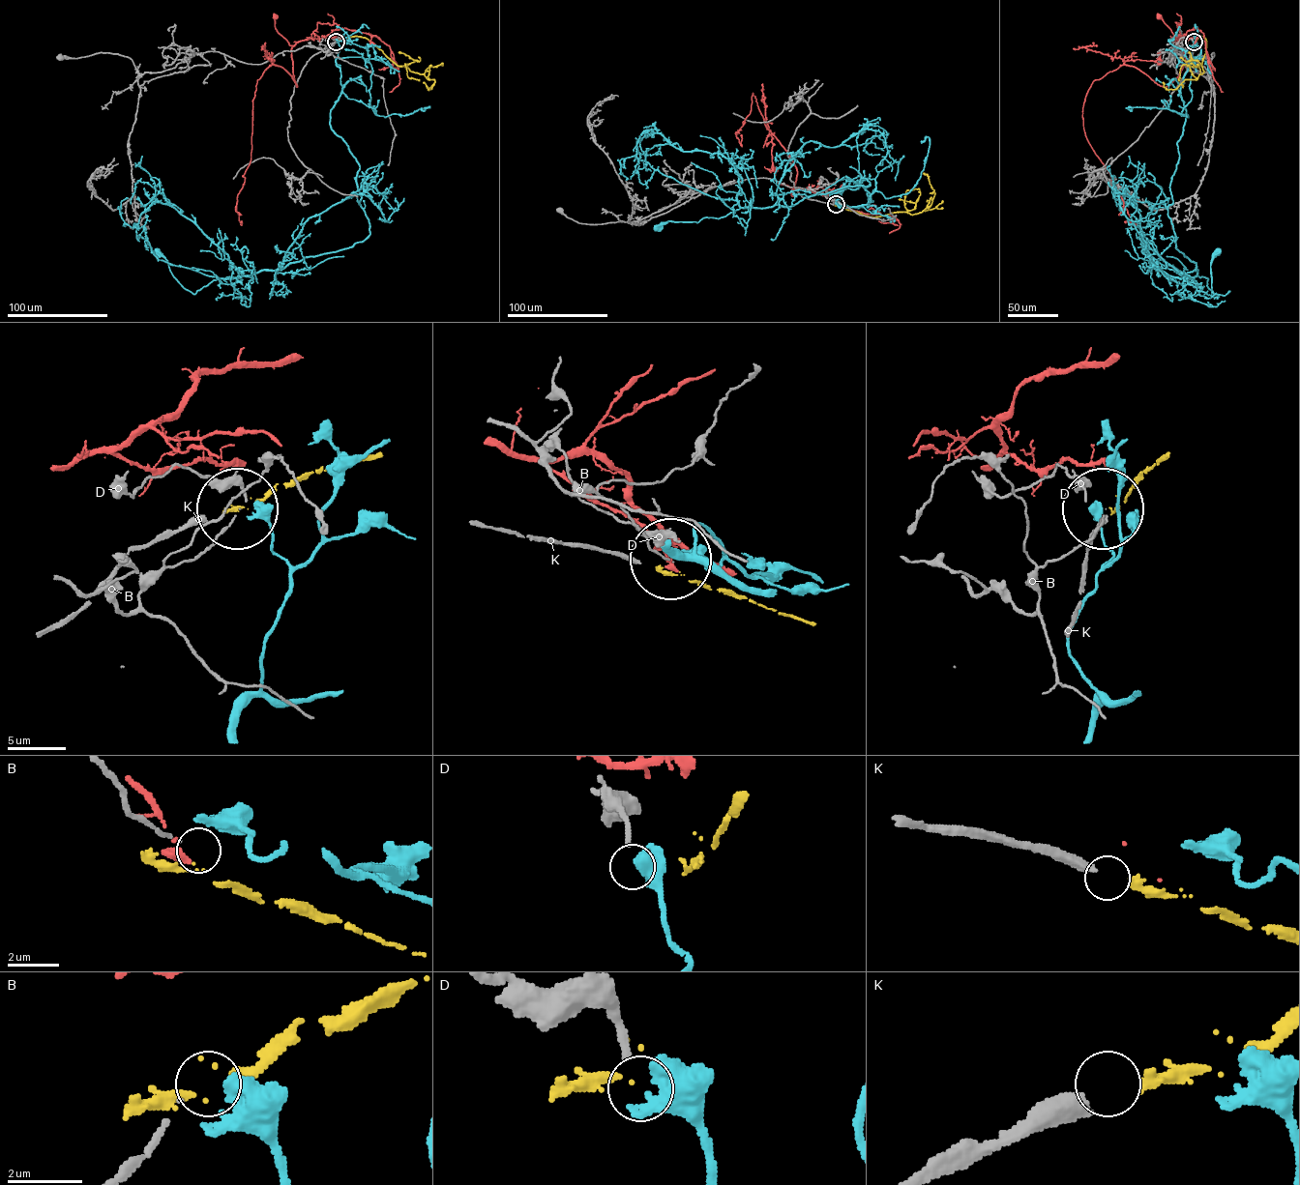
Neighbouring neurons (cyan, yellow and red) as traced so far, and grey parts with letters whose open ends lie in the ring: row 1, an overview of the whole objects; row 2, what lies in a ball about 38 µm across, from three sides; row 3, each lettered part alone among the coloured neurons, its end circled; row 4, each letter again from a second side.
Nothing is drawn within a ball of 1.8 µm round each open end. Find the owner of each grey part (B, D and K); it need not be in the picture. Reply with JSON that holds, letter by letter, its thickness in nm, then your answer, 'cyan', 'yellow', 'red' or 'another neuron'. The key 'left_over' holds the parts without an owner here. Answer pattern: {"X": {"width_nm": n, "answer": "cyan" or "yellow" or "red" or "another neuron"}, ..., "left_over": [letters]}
{"B": {"width_nm": 70, "answer": "another neuron"}, "D": {"width_nm": 200, "answer": "cyan"}, "K": {"width_nm": 460, "answer": "yellow"}, "left_over": ["B"]}

